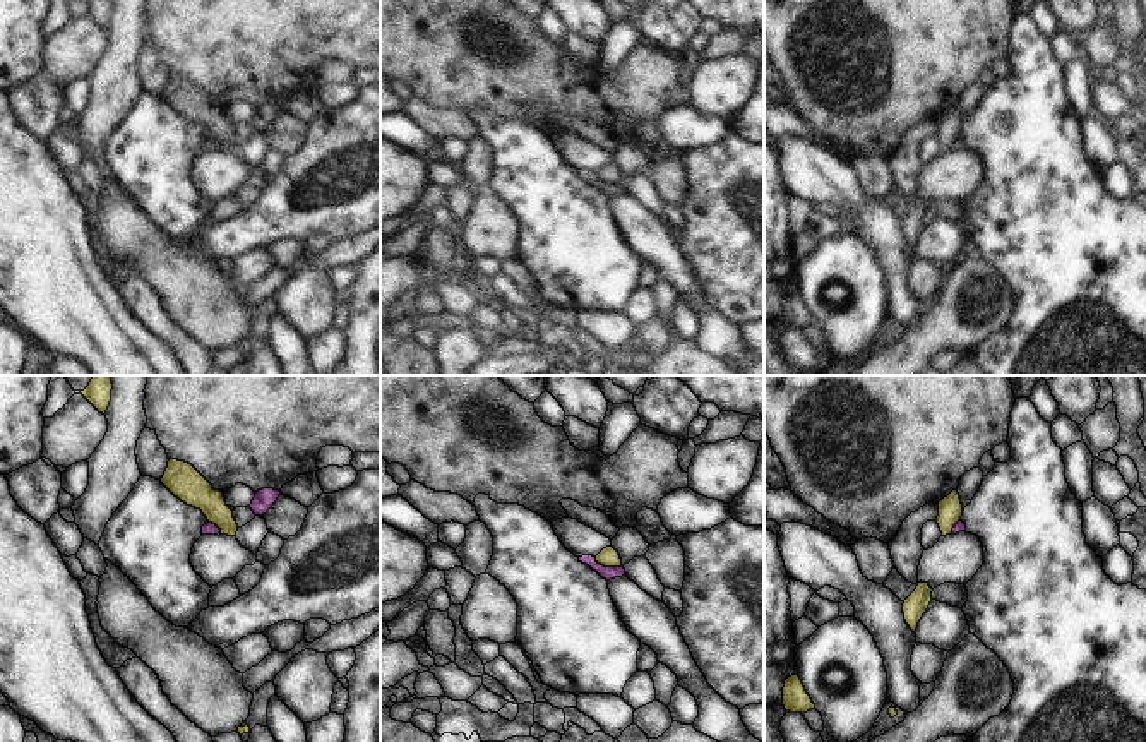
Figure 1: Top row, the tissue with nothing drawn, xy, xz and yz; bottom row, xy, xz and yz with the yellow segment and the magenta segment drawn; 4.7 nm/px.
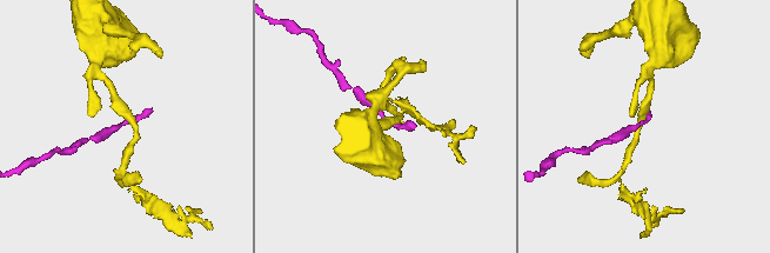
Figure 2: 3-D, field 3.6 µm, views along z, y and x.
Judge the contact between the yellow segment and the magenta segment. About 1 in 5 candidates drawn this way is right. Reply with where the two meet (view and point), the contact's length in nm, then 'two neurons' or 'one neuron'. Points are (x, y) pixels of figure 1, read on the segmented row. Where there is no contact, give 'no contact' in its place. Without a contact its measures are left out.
meets yellow in xz at (607, 566); contact 140 nm long; two neurons

